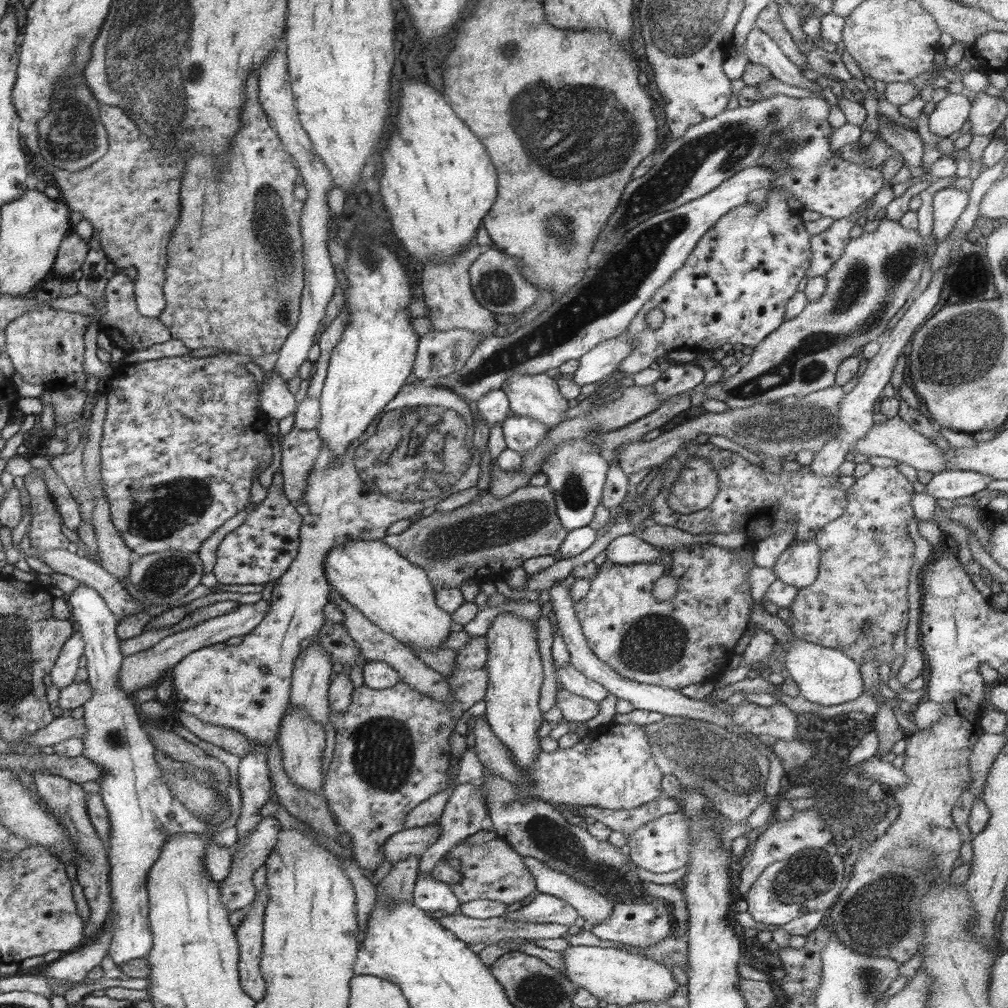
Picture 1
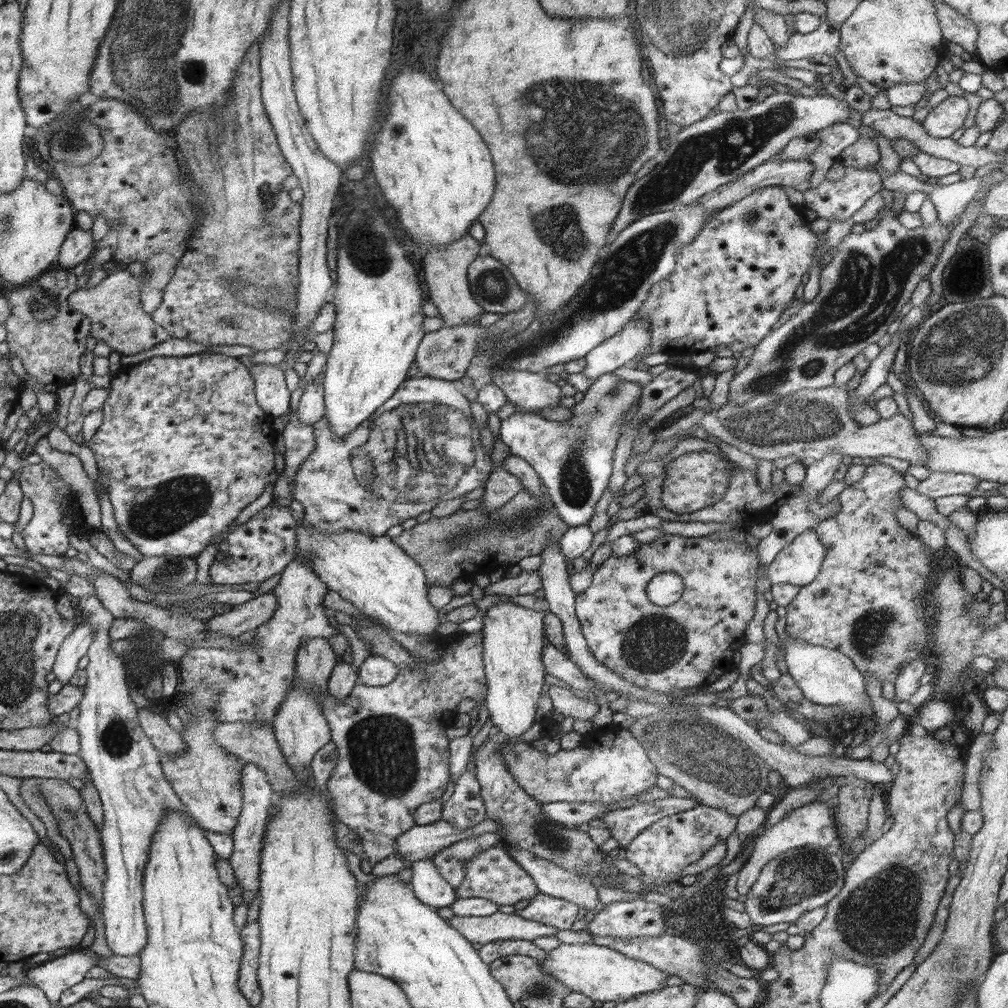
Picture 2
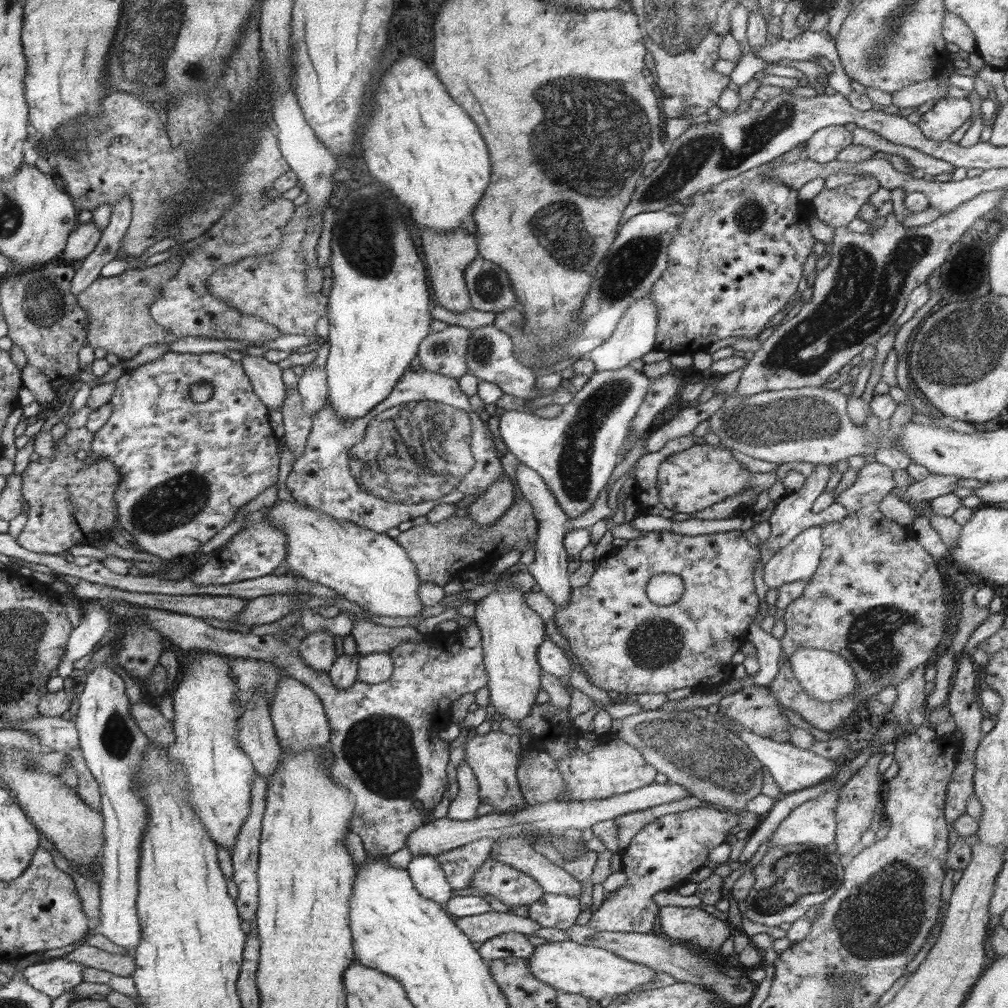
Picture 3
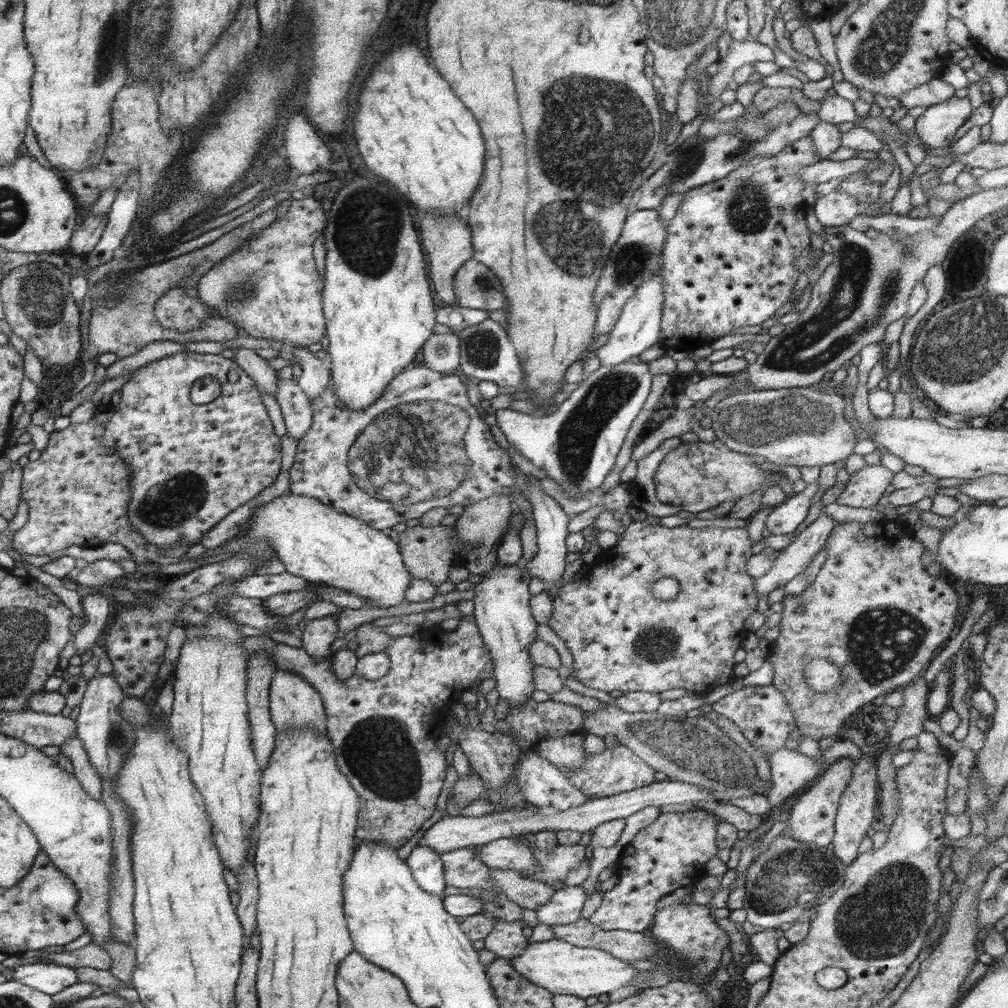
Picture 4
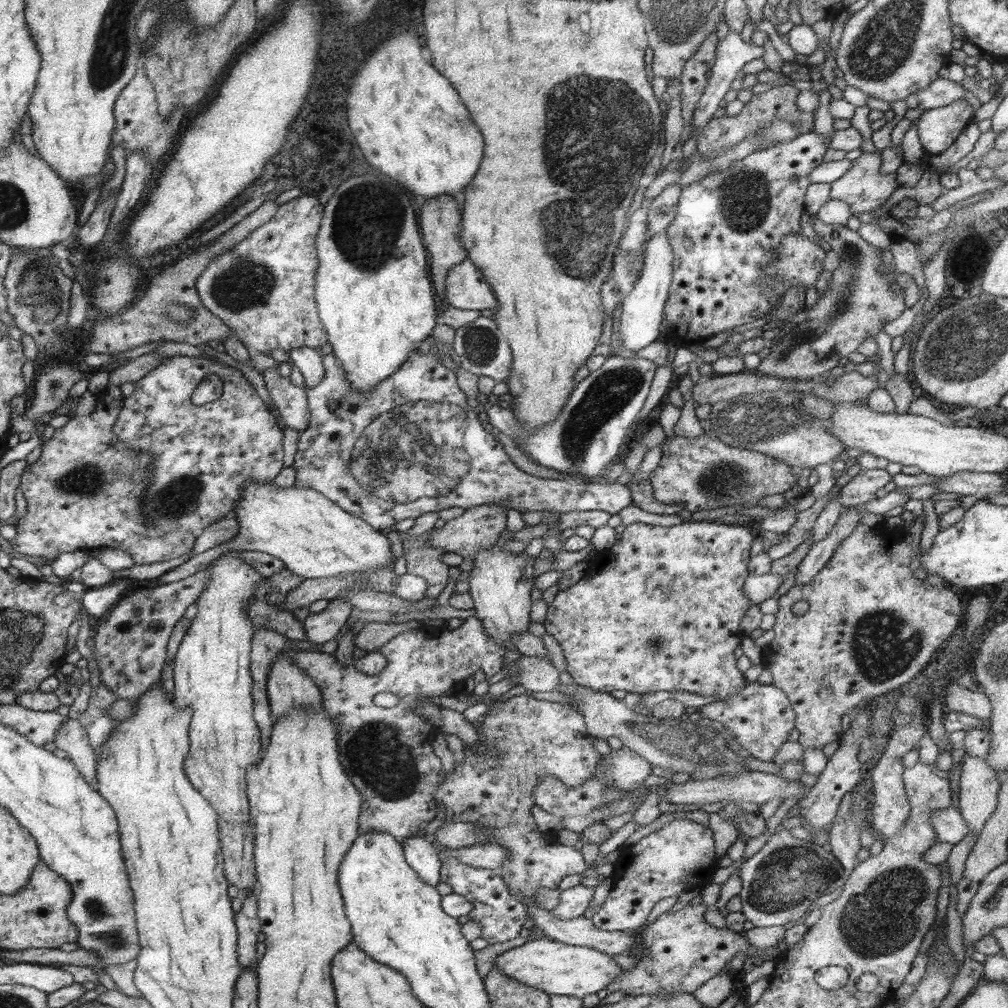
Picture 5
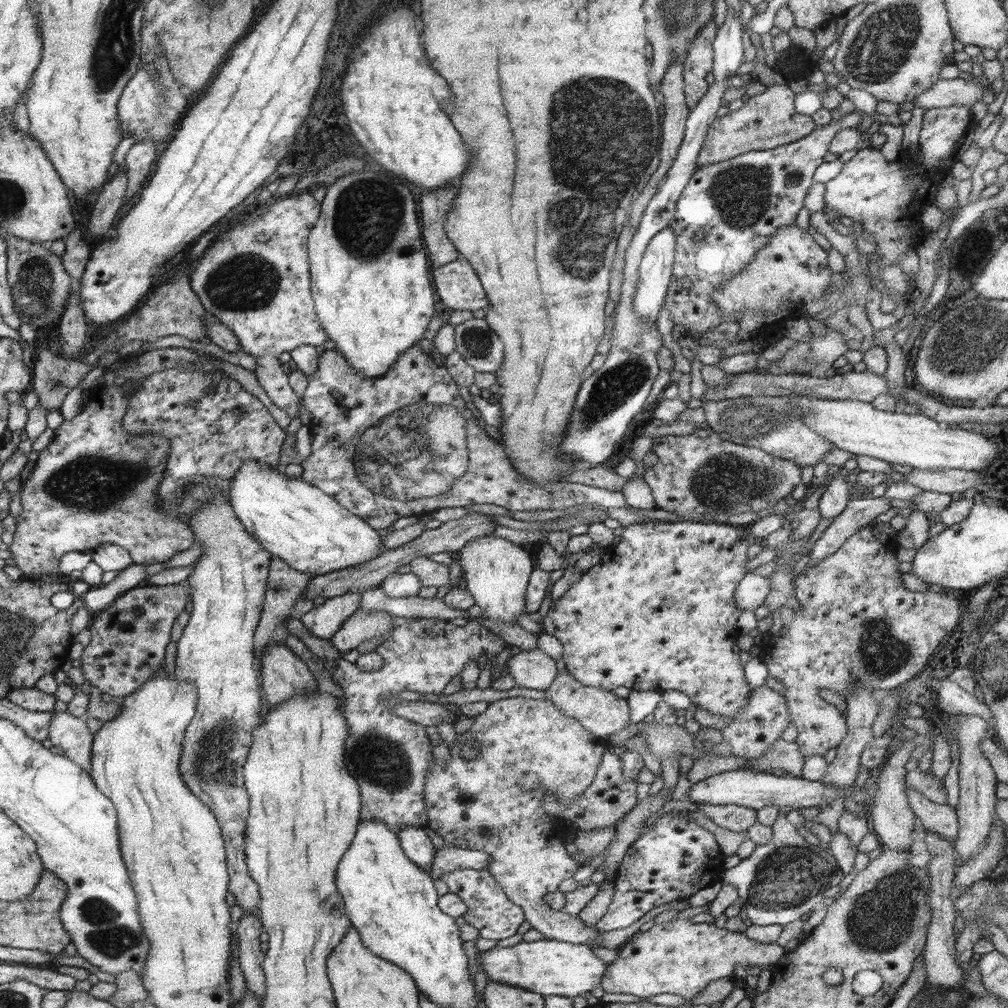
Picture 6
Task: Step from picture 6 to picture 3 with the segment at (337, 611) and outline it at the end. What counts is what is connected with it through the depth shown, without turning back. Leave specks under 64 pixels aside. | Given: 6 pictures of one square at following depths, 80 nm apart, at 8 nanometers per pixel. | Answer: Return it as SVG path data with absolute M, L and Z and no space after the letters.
M326 629L308 633L304 640L295 645L306 664L317 671L327 673L337 658L335 636Z

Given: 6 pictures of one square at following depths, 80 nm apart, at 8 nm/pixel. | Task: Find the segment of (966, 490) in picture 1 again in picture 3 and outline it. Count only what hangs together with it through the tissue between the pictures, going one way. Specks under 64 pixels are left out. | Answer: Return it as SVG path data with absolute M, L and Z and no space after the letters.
M930 474L920 481L914 481L906 487L899 498L900 501L932 501L933 498L946 496L959 486L956 482L959 476L944 476L939 474Z

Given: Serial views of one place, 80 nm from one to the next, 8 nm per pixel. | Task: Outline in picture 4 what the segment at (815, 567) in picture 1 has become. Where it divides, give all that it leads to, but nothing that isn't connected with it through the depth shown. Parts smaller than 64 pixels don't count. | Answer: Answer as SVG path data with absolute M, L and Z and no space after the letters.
M821 514L784 551L774 557L772 568L762 577L754 579L753 587L758 595L768 596L772 590L783 588L797 574L800 574L810 559L827 544L828 535L840 522Z

